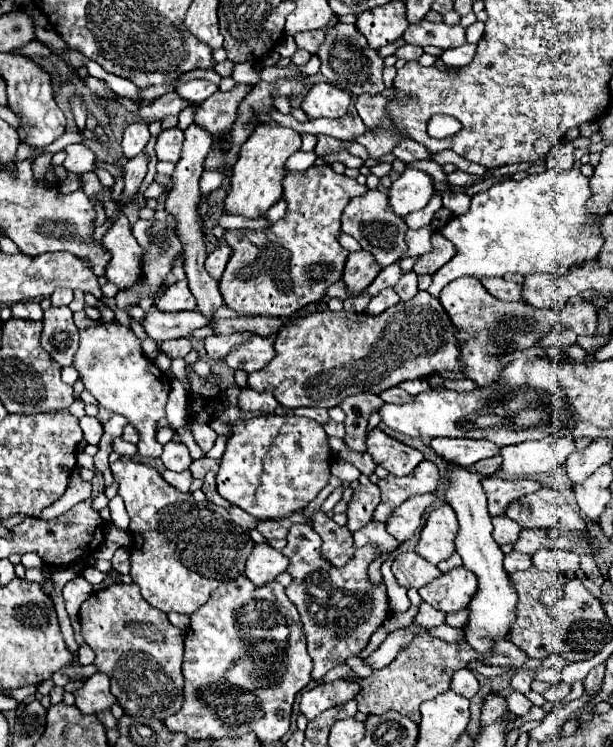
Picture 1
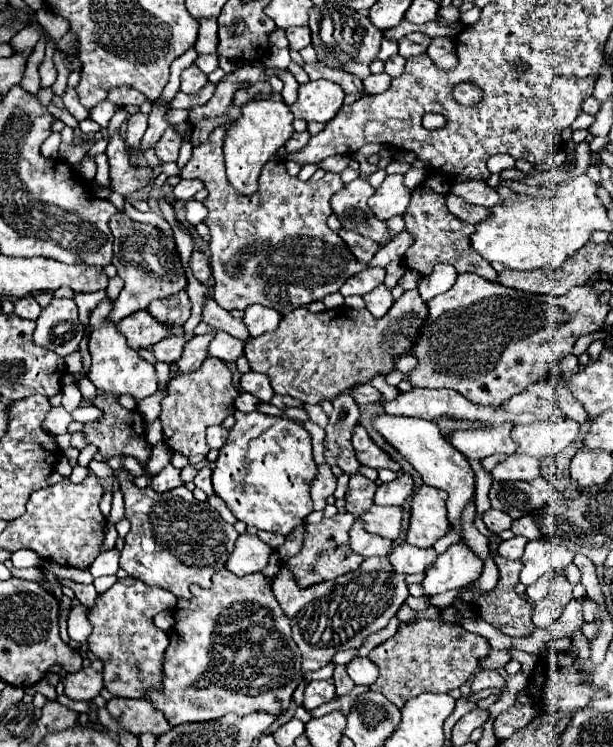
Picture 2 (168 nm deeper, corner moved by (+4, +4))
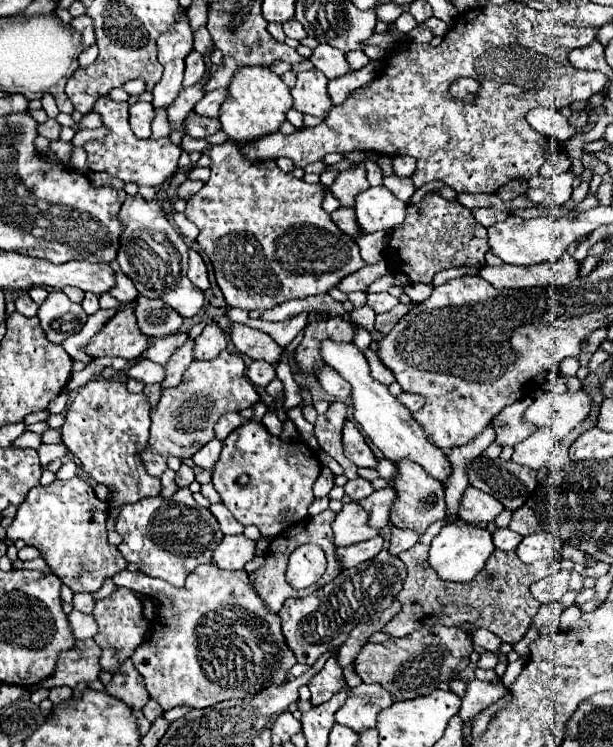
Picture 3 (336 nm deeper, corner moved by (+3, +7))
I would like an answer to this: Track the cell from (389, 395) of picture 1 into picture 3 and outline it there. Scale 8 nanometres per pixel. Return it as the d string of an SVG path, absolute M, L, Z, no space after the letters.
M321 368L319 376L317 376L319 384L323 386L323 390L335 398L349 398L351 396L351 386L333 370L333 368Z

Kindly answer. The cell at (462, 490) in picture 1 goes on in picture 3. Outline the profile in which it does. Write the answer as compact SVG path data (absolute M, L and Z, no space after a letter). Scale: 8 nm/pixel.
M323 340L321 354L323 354L323 360L327 362L327 366L337 370L351 384L353 416L361 424L363 432L371 438L371 442L385 454L385 458L389 458L391 462L411 460L415 464L421 464L431 476L435 476L439 482L447 484L453 474L453 466L451 466L447 454L439 446L431 444L431 440L427 438L427 432L423 432L423 428L419 428L417 420L413 418L413 412L409 412L405 406L401 406L397 402L397 398L389 394L385 384L371 378L369 364L367 364L365 356L357 350L357 346L353 342L339 344L339 342L331 342L331 340Z

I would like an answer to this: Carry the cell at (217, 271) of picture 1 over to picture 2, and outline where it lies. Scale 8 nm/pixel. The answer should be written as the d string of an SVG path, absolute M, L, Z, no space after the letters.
M192 251L192 257L188 261L194 277L200 281L200 283L208 283L210 281L210 263L208 263L208 257L200 251Z

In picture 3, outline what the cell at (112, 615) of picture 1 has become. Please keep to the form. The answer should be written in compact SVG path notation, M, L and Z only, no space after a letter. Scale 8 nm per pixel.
M117 586L111 596L95 602L93 618L99 624L99 632L95 634L93 640L103 650L101 670L115 674L121 668L121 664L129 660L129 656L135 652L135 648L139 648L139 644L143 644L143 640L147 638L147 632L151 632L149 622L143 616L143 602L135 590Z

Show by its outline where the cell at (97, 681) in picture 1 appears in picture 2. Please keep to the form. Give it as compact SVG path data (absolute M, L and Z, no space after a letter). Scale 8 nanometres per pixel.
M96 659L88 667L64 677L64 693L74 701L92 701L102 689L102 661Z

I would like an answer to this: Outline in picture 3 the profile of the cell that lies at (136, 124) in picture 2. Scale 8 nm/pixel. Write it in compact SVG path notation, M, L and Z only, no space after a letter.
M137 102L129 106L129 124L137 138L149 138L151 136L151 122L153 122L155 110L149 102Z

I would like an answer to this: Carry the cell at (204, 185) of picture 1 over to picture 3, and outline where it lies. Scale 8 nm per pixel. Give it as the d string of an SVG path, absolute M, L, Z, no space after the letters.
M185 180L179 188L177 188L177 194L179 194L179 198L183 198L183 200L189 200L193 194L197 194L199 190L201 190L201 186L203 186L203 182L193 182L193 180Z

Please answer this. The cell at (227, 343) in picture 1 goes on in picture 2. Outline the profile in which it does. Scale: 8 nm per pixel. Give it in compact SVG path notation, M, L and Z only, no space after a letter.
M210 333L208 335L194 335L184 345L182 357L176 361L176 375L196 371L202 365L202 361L206 359L206 355L208 355L208 351L206 351L208 343L210 343Z

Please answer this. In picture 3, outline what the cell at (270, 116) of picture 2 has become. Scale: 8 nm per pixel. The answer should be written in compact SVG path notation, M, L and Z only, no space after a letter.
M251 66L241 68L233 82L229 84L229 96L221 104L221 130L229 136L233 142L249 144L259 140L259 136L269 136L279 132L279 126L287 120L285 114L291 110L293 100L289 88L283 84L283 80L269 72L265 66Z

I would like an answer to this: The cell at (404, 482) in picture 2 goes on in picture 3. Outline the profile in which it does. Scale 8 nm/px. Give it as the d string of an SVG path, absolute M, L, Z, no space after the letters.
M393 486L375 490L371 496L359 502L369 512L369 524L373 528L385 528L389 522L389 510L391 504L395 504L395 490Z

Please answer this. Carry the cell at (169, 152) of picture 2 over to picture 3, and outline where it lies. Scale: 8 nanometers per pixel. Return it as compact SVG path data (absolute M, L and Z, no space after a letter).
M103 96L95 102L93 110L101 114L103 124L109 128L109 134L103 140L89 140L85 144L89 168L93 172L107 172L123 180L125 184L133 182L137 186L159 186L167 176L177 170L181 148L173 144L167 136L159 140L138 140L129 126L128 108L127 102L113 102L109 96Z

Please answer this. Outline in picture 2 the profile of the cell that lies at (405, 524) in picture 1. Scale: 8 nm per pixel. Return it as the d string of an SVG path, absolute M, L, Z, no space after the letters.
M372 505L368 511L360 515L360 519L368 533L382 535L386 539L396 539L402 527L402 507Z

